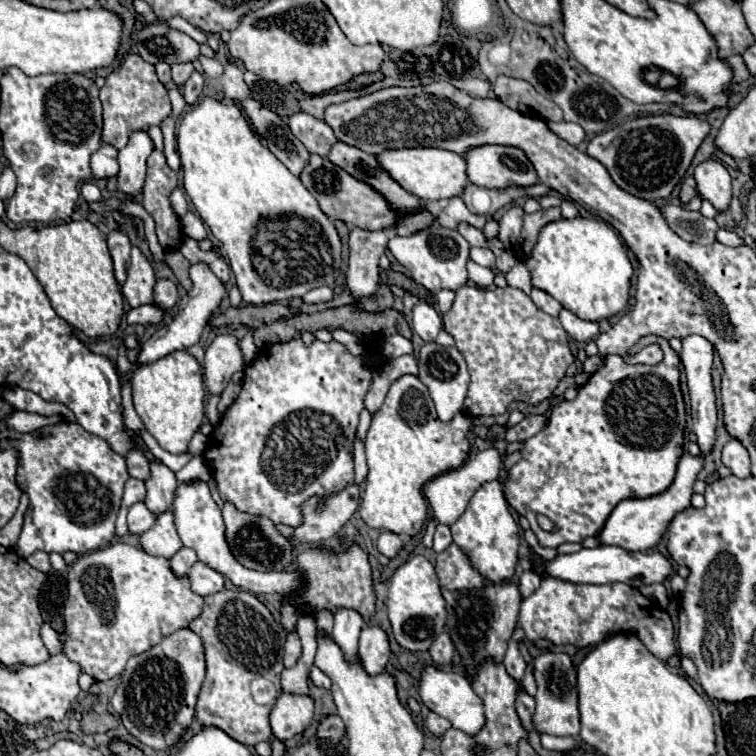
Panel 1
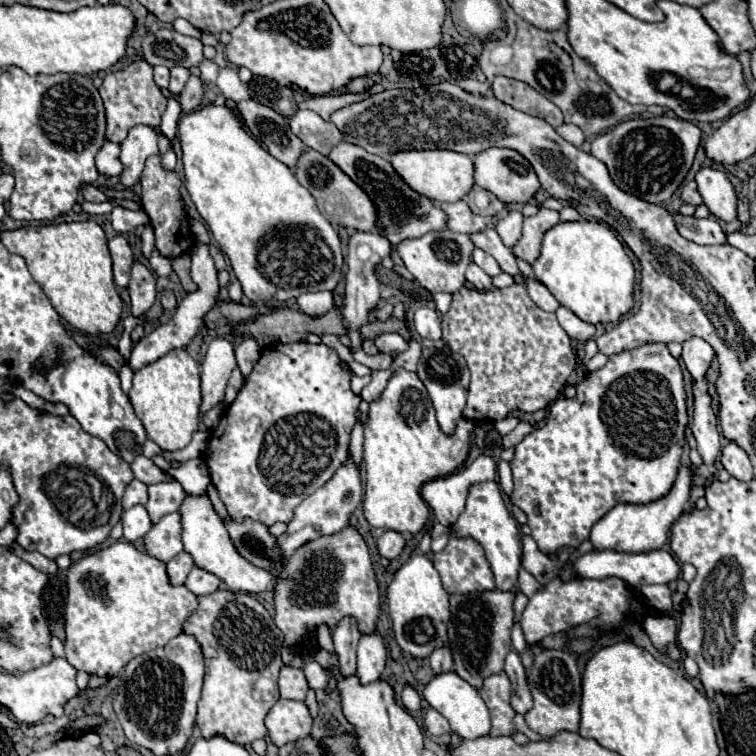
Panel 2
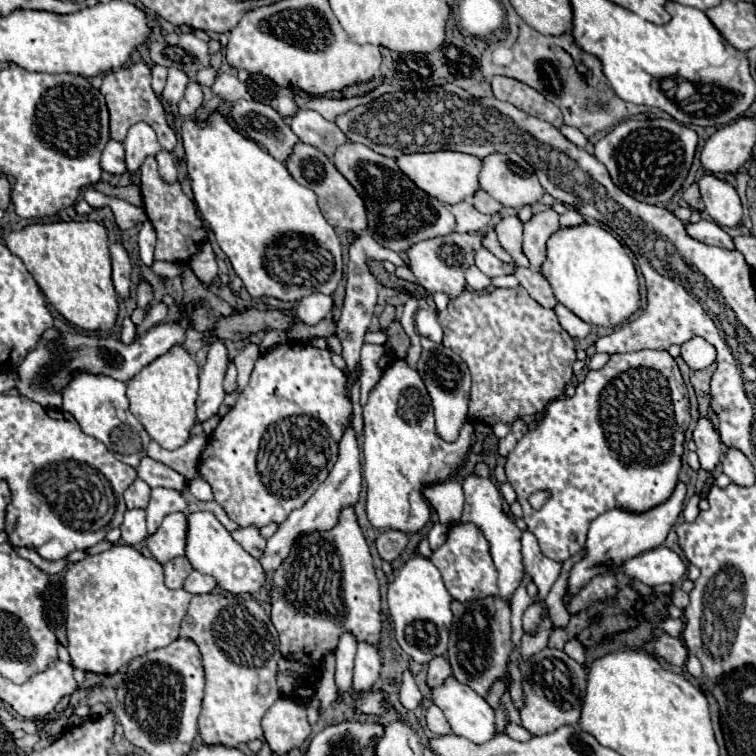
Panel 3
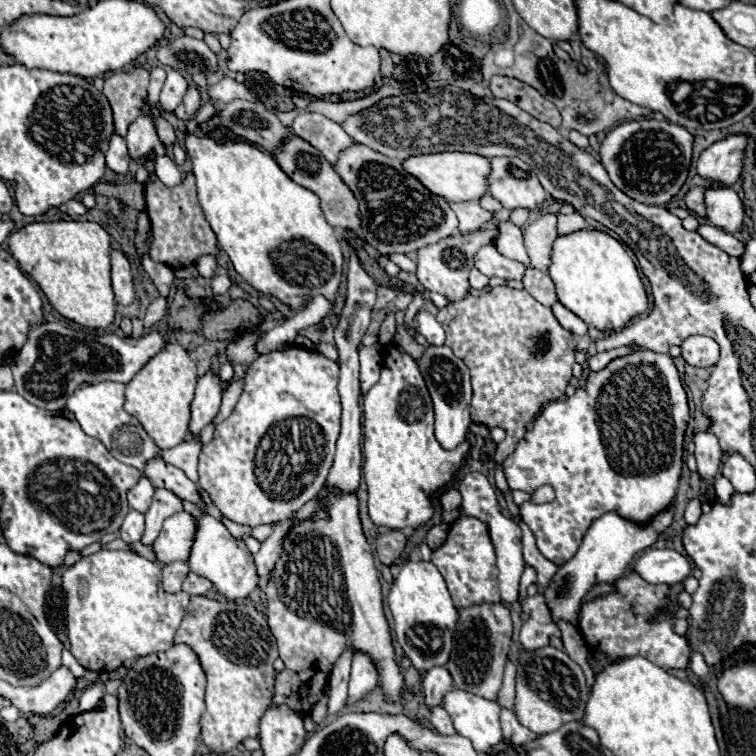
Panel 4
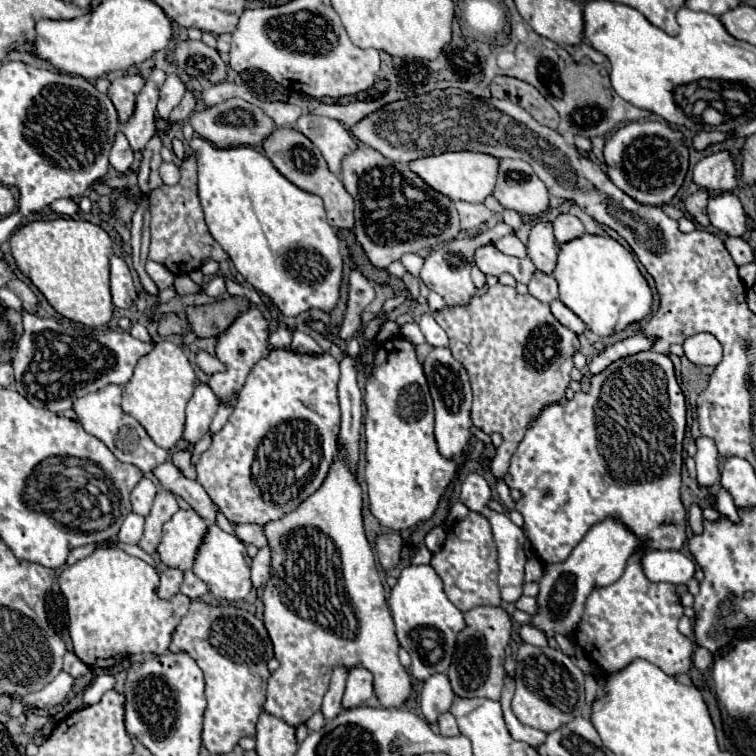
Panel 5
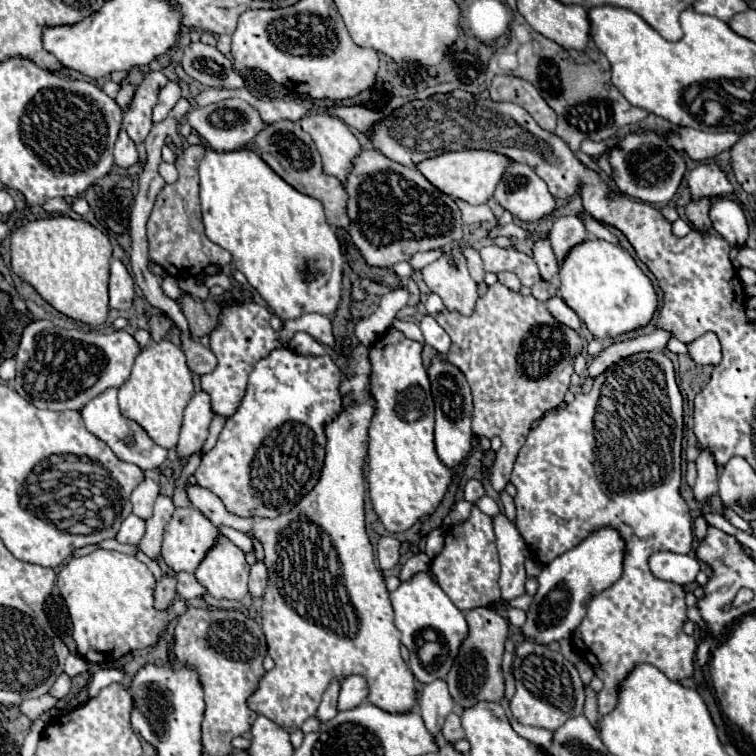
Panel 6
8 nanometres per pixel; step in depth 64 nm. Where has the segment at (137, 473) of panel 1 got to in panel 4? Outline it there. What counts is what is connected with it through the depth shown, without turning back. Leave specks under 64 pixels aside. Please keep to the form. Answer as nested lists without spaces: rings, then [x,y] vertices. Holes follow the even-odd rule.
[[[154,458],[154,460],[146,462],[146,468],[142,474],[154,484],[154,488],[172,490],[182,500],[190,500],[198,506],[204,506],[202,498],[198,494],[198,486],[192,480],[188,480],[186,474],[182,470],[178,470],[176,466],[170,466],[164,460]]]

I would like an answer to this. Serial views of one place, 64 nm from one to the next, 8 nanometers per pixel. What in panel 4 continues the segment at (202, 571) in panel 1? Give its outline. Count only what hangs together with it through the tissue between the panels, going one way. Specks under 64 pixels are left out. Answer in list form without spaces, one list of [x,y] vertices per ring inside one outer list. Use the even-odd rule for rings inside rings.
[[[194,572],[188,574],[188,578],[184,580],[184,586],[182,586],[182,590],[188,592],[190,596],[194,596],[194,594],[202,594],[204,596],[210,588],[212,588],[210,580],[206,580],[206,578],[202,578],[202,576],[194,574]]]

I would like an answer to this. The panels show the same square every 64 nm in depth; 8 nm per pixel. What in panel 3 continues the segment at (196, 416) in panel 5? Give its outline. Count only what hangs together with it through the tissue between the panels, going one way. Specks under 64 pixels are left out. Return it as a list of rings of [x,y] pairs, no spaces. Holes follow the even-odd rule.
[[[216,340],[210,344],[206,364],[200,372],[200,390],[198,390],[198,402],[196,402],[196,416],[198,422],[208,420],[212,414],[218,412],[222,400],[224,400],[224,376],[230,364],[228,348]]]

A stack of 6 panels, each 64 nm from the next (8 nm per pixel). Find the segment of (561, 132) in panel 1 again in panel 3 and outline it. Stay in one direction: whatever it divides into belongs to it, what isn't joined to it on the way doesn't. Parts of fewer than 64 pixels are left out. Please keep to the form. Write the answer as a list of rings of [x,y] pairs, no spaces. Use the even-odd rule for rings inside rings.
[[[562,126],[562,128],[560,128],[560,132],[562,132],[562,134],[570,140],[570,142],[574,142],[578,148],[584,148],[584,146],[586,146],[586,142],[588,142],[588,140],[586,140],[586,136],[584,136],[578,128],[572,128],[572,126]]]

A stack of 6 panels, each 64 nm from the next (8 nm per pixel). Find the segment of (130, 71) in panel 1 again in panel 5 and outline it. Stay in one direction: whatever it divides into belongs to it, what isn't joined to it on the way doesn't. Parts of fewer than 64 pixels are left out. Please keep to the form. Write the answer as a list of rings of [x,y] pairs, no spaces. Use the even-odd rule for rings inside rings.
[[[124,74],[120,78],[114,78],[110,82],[108,88],[108,98],[112,100],[116,112],[118,112],[118,120],[120,124],[126,124],[126,120],[134,114],[134,104],[136,104],[136,96],[142,90],[144,84],[144,76],[140,74]]]

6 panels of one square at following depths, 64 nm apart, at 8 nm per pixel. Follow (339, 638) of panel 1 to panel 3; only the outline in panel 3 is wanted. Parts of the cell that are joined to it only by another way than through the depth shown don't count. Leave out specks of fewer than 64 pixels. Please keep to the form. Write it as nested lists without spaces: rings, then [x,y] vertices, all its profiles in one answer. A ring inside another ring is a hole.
[[[342,634],[336,646],[336,686],[338,692],[350,692],[352,688],[352,670],[354,670],[354,654],[356,654],[356,636]]]

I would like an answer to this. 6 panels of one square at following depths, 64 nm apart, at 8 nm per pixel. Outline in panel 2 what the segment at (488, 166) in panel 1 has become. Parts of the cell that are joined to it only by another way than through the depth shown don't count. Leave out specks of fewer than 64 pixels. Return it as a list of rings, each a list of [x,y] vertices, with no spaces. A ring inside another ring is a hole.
[[[488,148],[486,152],[478,152],[478,156],[474,156],[474,182],[480,188],[496,194],[506,204],[524,204],[540,190],[538,176],[534,176],[532,164],[520,152],[514,152],[510,148]]]

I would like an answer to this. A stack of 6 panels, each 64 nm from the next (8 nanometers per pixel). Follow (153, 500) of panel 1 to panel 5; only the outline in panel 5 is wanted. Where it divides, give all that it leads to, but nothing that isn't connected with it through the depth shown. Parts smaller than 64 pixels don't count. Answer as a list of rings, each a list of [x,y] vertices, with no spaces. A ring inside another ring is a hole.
[[[160,490],[154,498],[154,506],[150,510],[150,514],[146,516],[146,528],[144,528],[144,536],[142,540],[138,542],[138,546],[148,552],[148,554],[154,554],[156,552],[156,546],[160,542],[160,536],[162,536],[162,524],[166,520],[172,518],[174,512],[178,512],[180,506],[176,502],[176,496],[168,490]]]

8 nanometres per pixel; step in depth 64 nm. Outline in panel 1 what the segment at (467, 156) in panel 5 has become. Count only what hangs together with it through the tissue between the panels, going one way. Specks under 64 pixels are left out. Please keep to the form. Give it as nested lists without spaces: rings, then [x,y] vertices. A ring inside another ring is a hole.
[[[400,148],[400,150],[386,150],[376,156],[376,160],[390,172],[392,180],[398,180],[406,192],[418,196],[424,202],[442,200],[462,194],[464,186],[468,184],[466,176],[466,162],[460,154],[440,150],[440,148]]]

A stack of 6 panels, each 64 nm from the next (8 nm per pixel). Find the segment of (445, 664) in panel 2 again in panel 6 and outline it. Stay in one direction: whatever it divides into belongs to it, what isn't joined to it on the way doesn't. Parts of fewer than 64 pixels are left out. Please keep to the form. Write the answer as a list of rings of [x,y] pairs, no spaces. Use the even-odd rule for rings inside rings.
[[[434,680],[422,688],[420,716],[426,728],[436,736],[442,730],[444,718],[454,710],[454,700],[448,692],[446,680]]]

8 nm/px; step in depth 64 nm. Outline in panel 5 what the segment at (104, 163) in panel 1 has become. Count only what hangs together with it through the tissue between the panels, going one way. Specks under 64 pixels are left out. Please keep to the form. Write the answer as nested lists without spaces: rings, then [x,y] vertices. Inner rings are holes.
[[[122,132],[116,134],[112,150],[110,150],[110,166],[118,172],[126,172],[134,160],[134,152]]]

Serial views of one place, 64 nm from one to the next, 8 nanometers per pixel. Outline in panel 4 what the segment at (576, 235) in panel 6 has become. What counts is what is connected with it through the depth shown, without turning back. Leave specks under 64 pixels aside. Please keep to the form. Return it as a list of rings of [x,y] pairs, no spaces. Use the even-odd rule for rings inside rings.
[[[578,212],[558,214],[558,234],[560,236],[576,232],[576,230],[584,230],[584,228],[588,228],[588,222]]]

